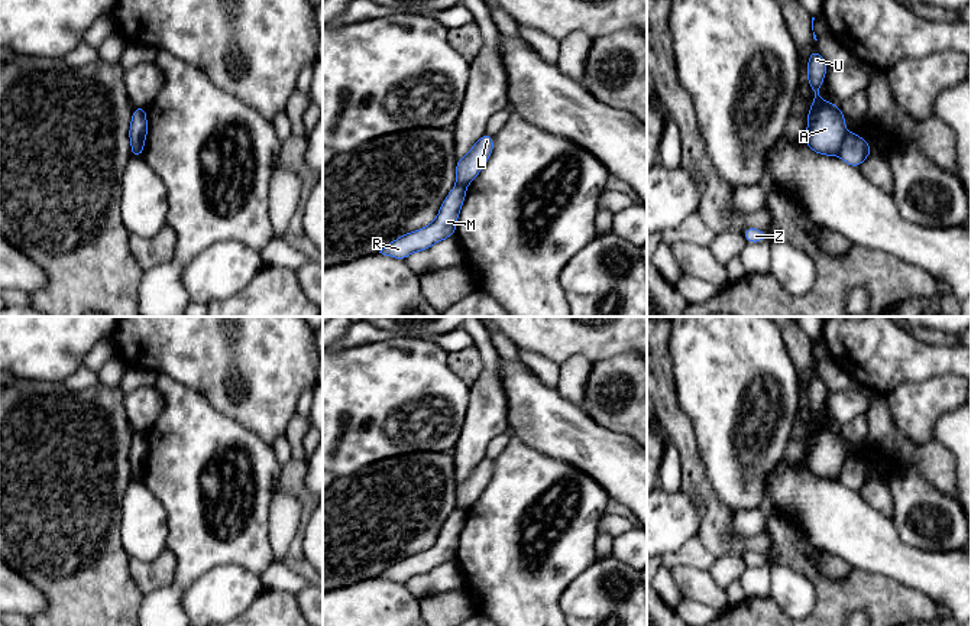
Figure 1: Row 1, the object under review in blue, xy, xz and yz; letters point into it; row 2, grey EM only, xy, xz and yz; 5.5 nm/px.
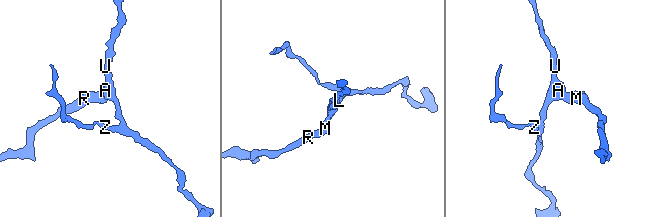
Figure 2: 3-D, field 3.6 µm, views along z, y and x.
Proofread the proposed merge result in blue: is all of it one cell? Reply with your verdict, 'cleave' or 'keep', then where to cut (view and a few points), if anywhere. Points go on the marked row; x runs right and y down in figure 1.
cleave | yz (847, 133), (837, 153)

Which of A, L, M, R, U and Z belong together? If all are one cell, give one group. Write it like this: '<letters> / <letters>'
A L U Z / M R

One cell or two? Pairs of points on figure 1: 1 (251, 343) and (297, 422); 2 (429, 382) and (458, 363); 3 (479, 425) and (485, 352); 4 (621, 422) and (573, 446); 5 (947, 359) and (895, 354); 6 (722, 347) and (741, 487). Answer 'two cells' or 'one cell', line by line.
1: two cells
2: two cells
3: one cell
4: two cells
5: one cell
6: one cell

